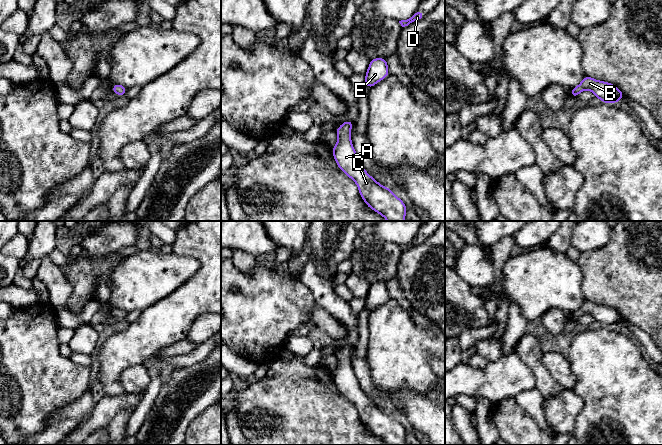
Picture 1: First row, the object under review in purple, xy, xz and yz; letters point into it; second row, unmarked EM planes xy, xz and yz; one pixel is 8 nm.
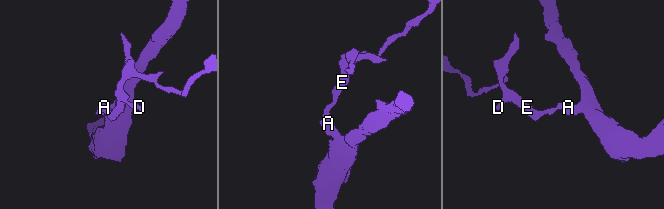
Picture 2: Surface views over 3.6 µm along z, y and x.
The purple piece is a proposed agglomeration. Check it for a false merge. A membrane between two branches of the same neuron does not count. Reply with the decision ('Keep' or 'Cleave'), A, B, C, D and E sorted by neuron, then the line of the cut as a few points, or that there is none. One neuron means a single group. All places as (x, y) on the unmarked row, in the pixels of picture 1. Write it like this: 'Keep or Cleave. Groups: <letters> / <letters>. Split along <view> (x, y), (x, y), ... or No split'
Keep. Groups: A B C D E. No split

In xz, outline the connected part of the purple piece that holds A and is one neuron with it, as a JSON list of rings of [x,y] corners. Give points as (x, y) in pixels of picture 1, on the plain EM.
[[[344,345],[339,352],[335,353],[339,363],[332,376],[338,391],[356,406],[360,419],[369,432],[381,438],[388,445],[404,445],[407,435],[404,426],[396,421],[390,412],[380,409],[363,393],[351,366],[350,355],[354,347],[354,345]]]

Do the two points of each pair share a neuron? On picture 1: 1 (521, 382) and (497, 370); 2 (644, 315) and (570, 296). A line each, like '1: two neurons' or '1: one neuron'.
1: one neuron
2: two neurons

